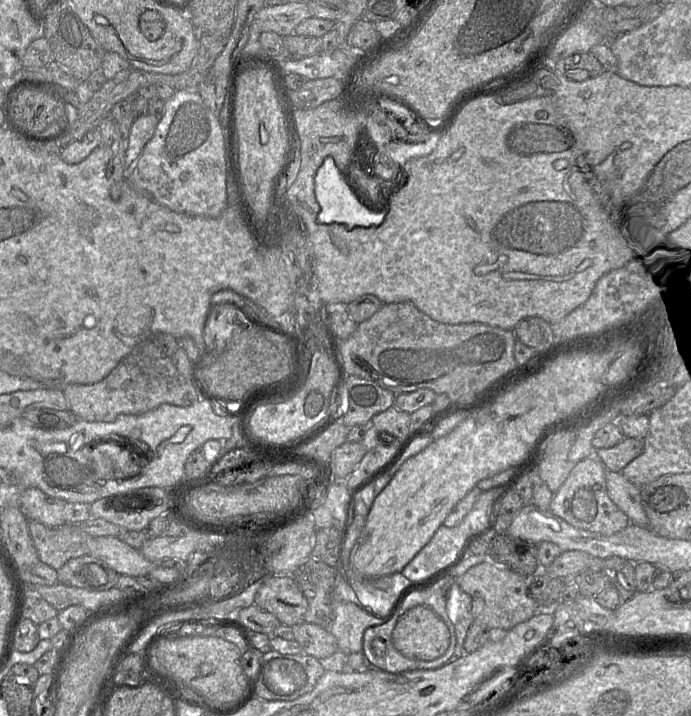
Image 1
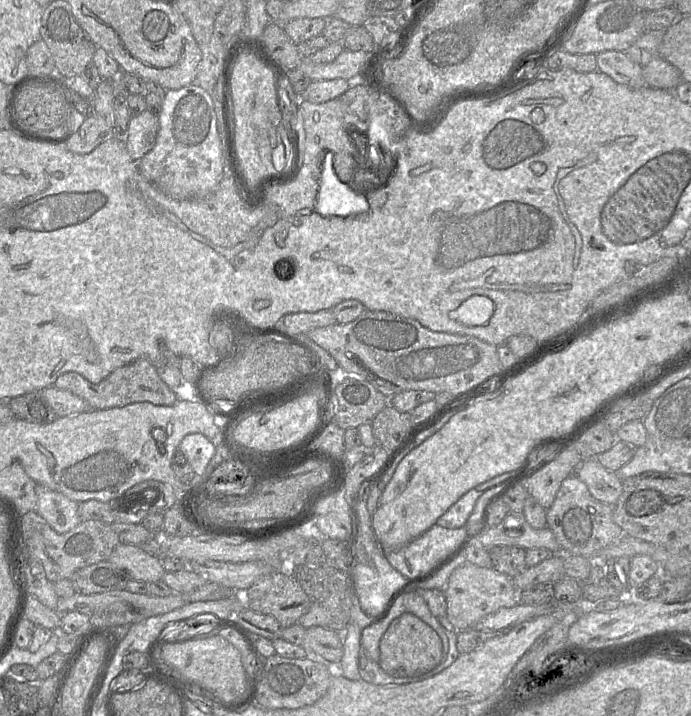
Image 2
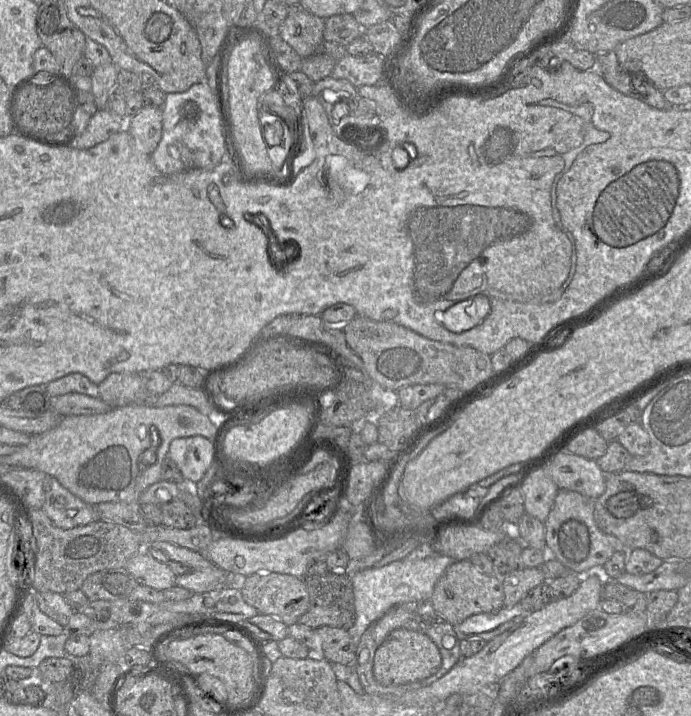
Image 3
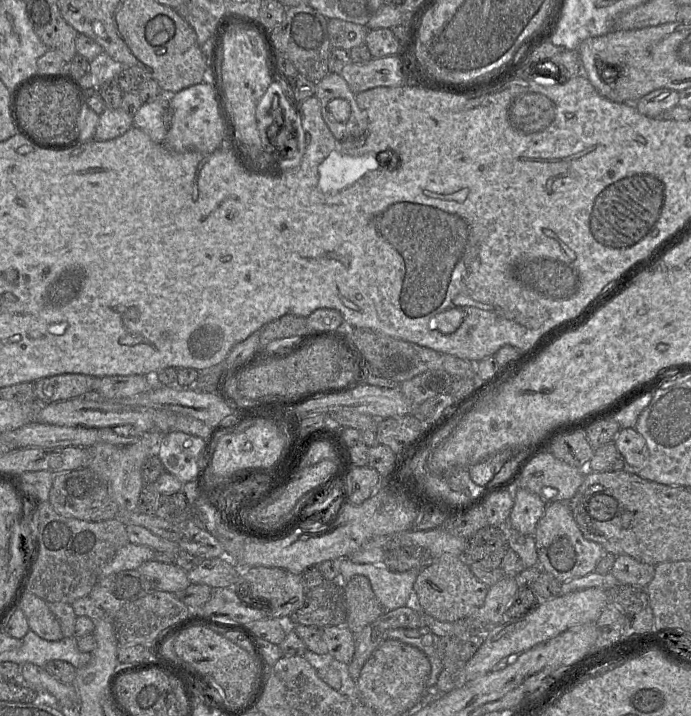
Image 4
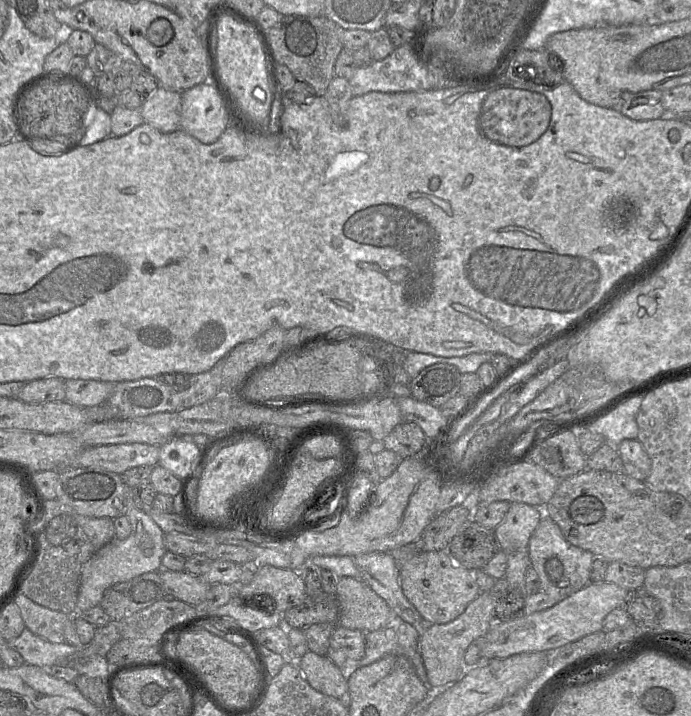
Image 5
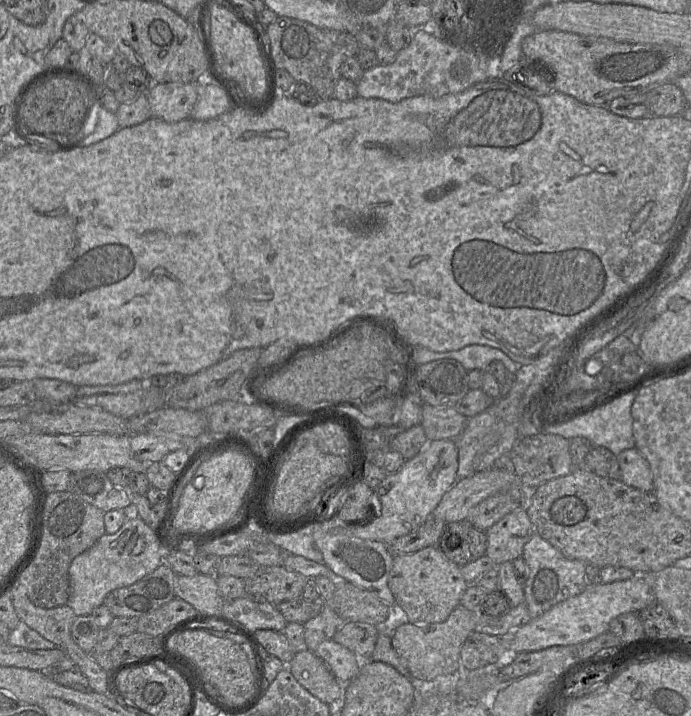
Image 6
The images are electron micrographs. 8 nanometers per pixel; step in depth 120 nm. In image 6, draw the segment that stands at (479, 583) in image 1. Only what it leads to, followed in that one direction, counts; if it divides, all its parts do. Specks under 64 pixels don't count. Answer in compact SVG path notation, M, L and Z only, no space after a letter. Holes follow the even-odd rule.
M428 546L410 554L394 554L388 577L388 586L413 624L432 624L445 621L460 605L468 587L461 574L461 567L449 560L437 546Z

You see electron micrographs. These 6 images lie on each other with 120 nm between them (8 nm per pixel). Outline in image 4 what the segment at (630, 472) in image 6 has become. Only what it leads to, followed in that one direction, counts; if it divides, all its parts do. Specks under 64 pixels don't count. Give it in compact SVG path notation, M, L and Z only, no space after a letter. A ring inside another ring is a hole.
M635 428L620 429L614 443L625 460L625 469L639 472L649 460L645 439Z

